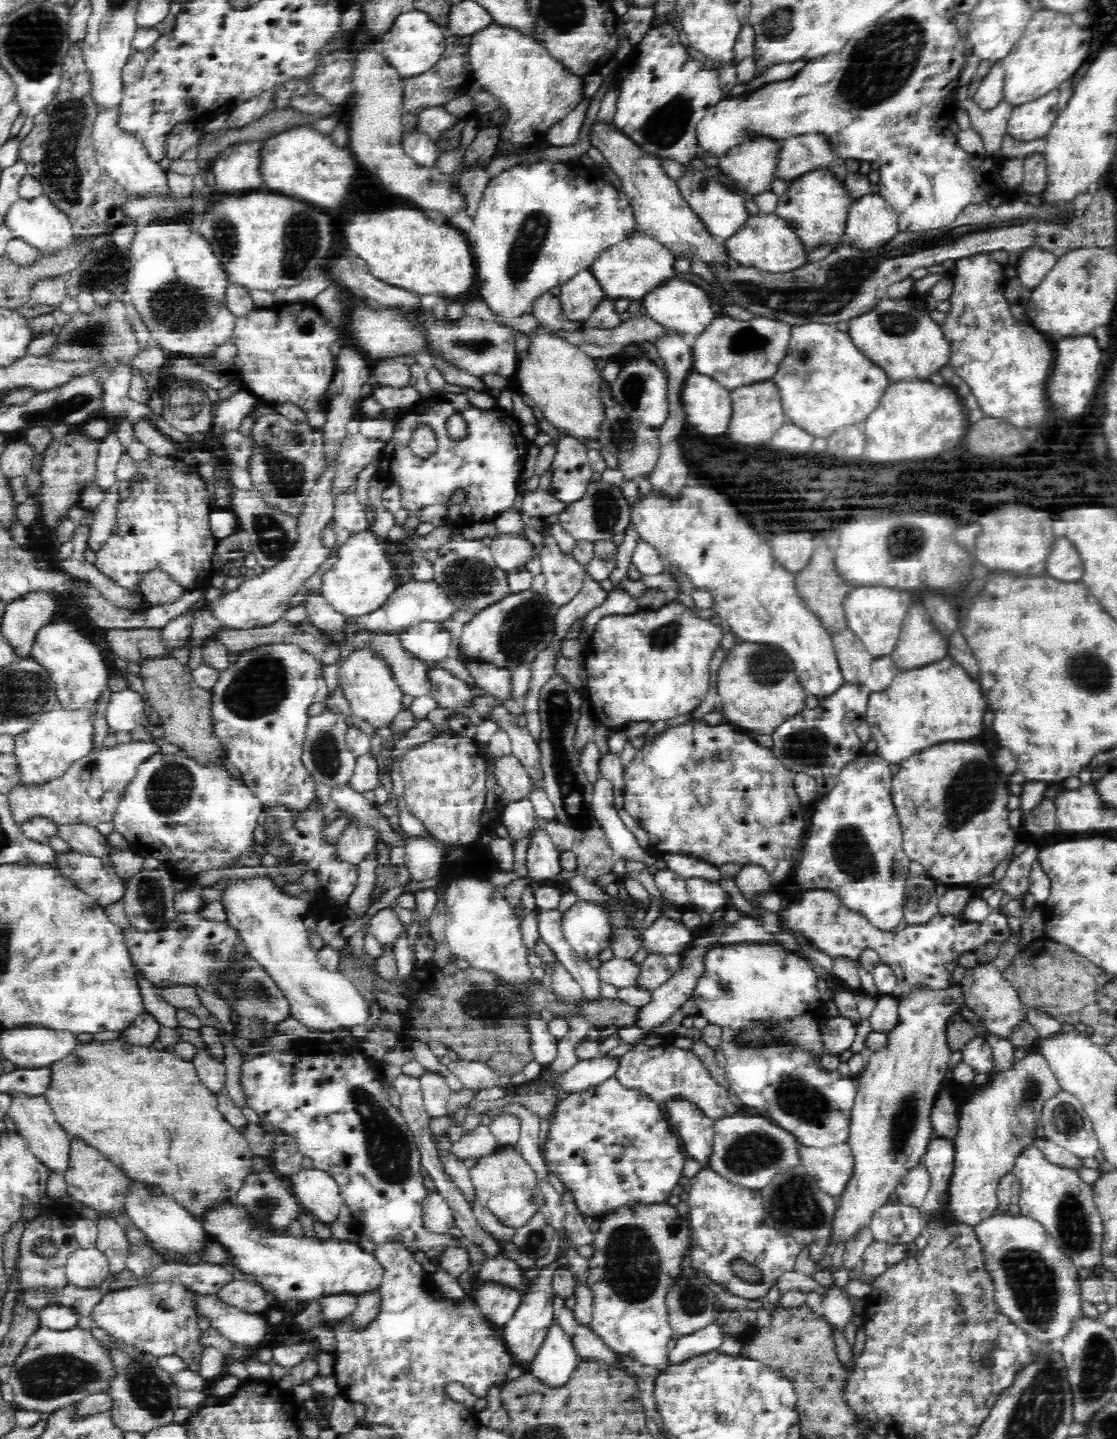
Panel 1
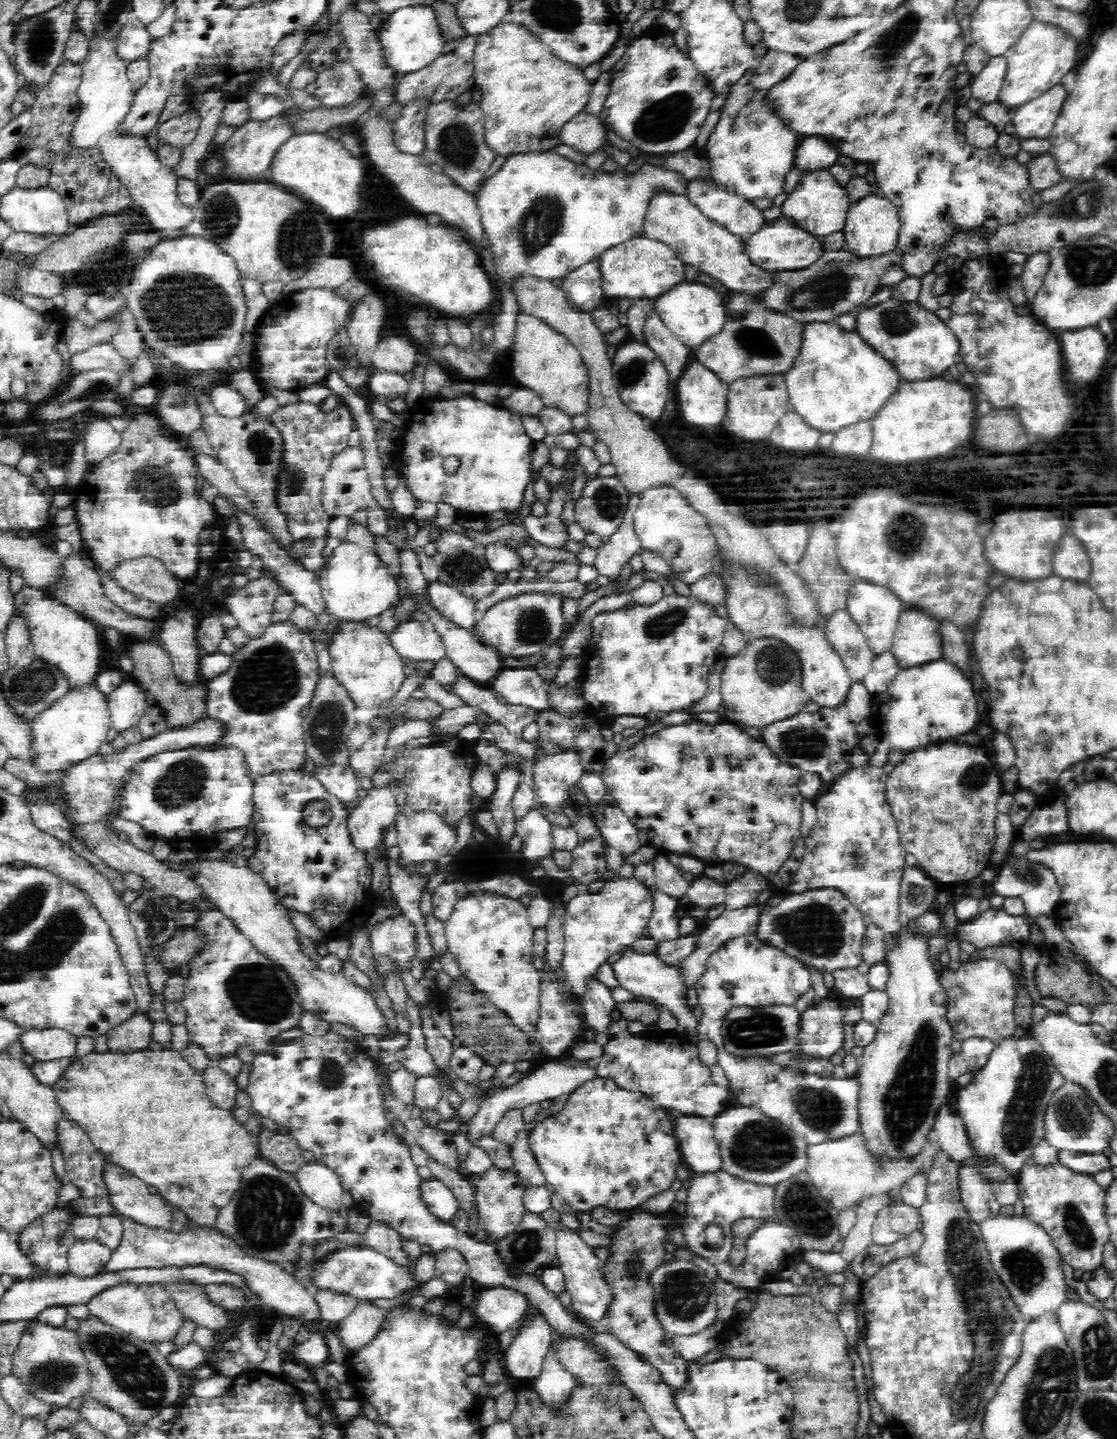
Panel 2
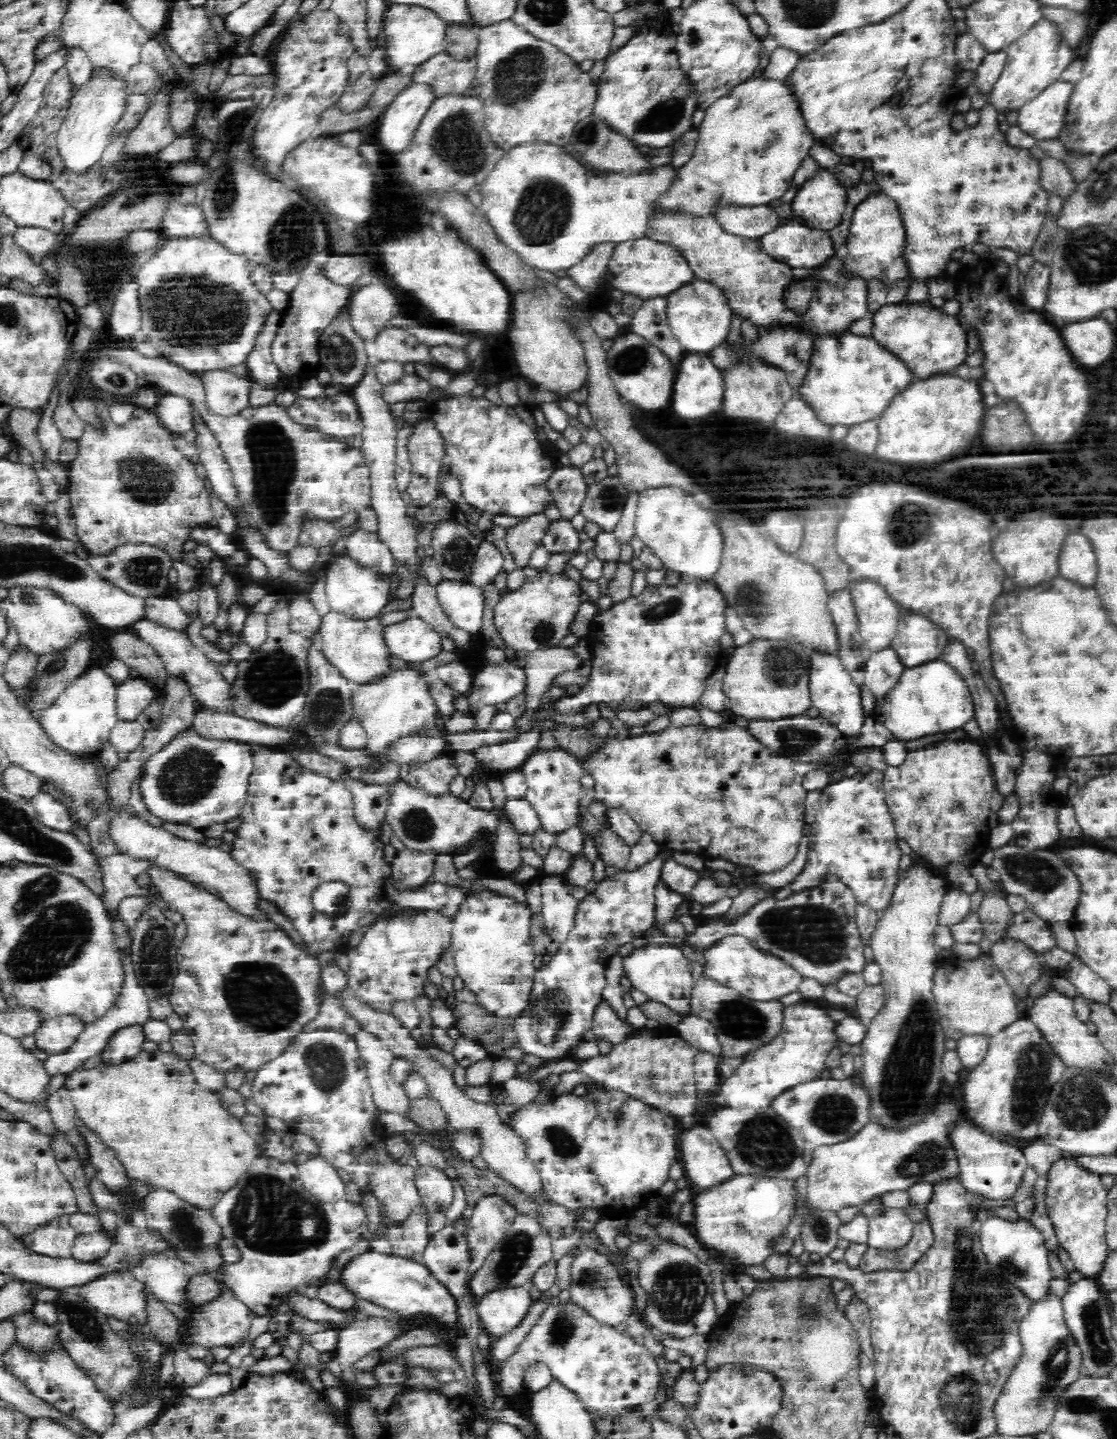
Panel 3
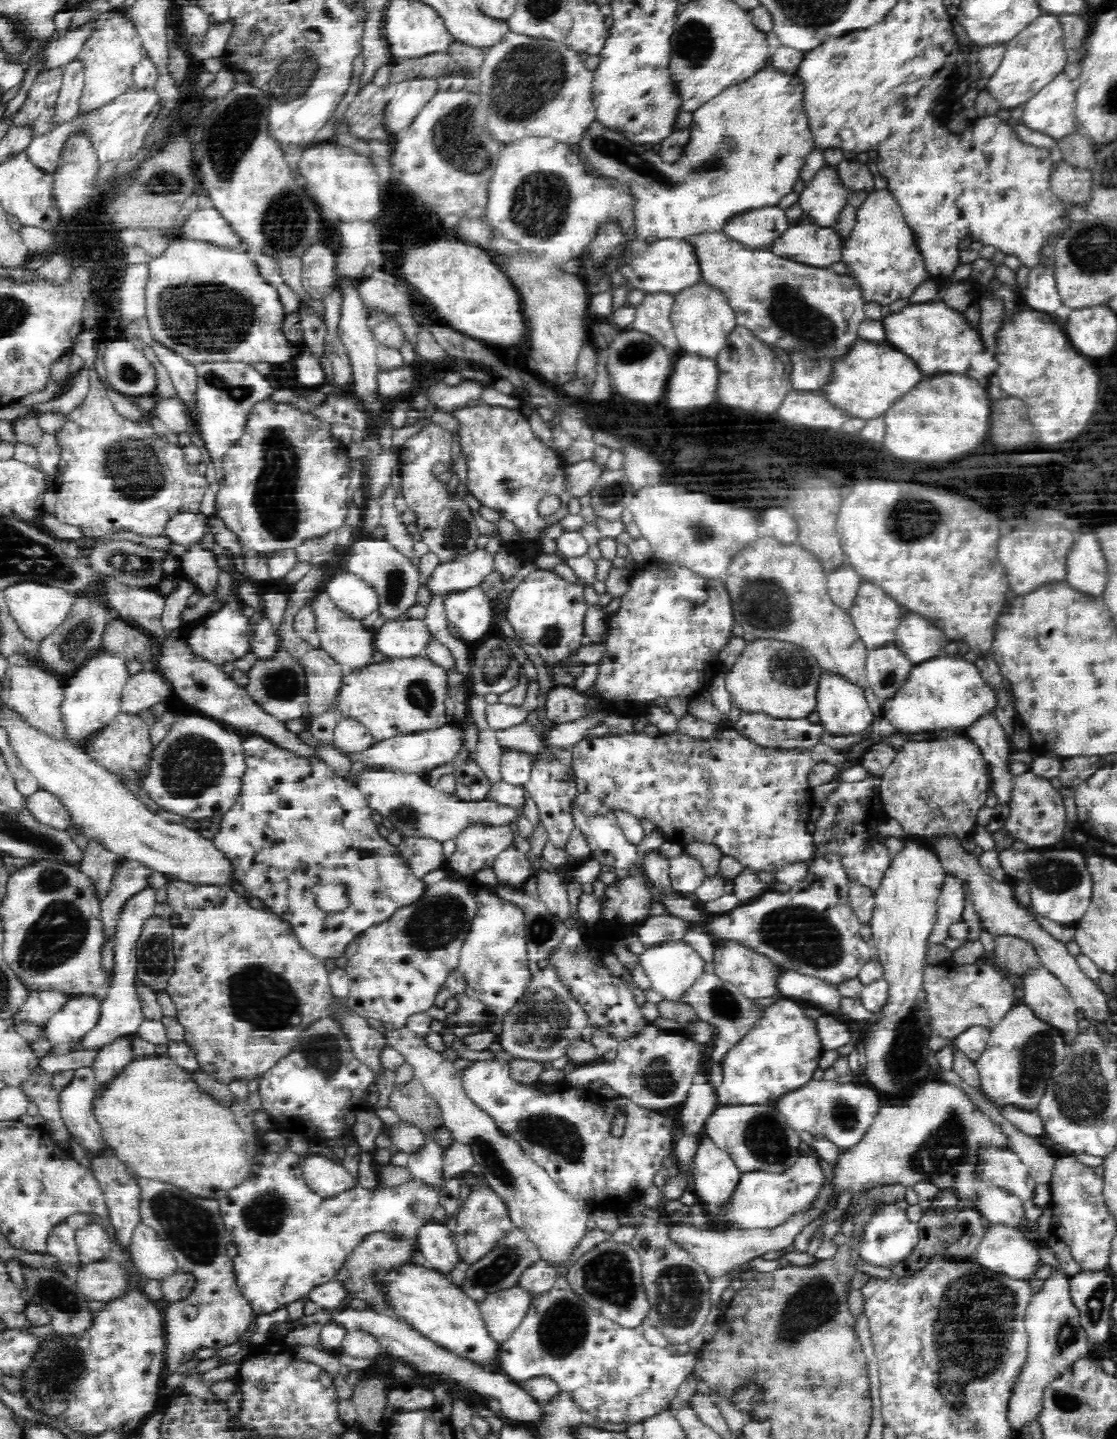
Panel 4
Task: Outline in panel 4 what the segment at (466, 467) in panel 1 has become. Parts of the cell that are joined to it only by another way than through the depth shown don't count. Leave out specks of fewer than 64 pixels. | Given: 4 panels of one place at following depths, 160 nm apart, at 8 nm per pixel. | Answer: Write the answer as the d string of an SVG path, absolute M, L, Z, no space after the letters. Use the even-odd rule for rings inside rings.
M481 399L474 400L464 408L452 412L458 420L458 430L456 433L467 465L466 487L480 503L508 520L514 529L518 531L516 544L505 546L505 550L520 564L527 561L535 561L542 553L542 539L545 538L545 531L554 524L559 524L569 514L568 500L570 493L566 491L566 473L563 459L561 459L554 449L542 442L530 428L527 418L521 413L519 408L509 409L504 406L490 406L484 404ZM553 494L558 496L561 505L554 514L542 517L538 514L538 505L544 496Z

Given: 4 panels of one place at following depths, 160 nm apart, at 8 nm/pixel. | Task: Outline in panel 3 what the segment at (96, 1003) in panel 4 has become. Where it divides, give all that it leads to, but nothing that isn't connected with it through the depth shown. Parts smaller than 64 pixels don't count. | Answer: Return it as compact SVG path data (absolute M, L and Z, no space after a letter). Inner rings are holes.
M72 1014L46 1018L33 1034L36 1047L49 1056L66 1052L84 1031L85 1026L84 1018Z

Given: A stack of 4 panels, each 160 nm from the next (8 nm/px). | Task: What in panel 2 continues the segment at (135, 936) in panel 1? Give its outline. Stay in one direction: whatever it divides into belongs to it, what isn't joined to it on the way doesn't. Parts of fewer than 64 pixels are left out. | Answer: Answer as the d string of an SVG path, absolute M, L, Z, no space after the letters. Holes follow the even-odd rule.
M178 928L172 940L164 944L164 954L158 959L170 969L170 974L177 974L178 966L186 965L191 956L199 951L202 943L201 936L197 936L195 928Z

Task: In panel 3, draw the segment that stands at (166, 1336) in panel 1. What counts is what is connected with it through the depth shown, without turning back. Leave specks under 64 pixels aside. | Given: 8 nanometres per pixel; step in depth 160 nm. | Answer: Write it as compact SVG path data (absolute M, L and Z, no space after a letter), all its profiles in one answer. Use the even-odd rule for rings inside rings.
M125 1269L116 1270L116 1272L102 1273L94 1280L86 1281L79 1289L80 1295L90 1303L94 1305L94 1308L98 1309L98 1312L108 1316L111 1315L118 1320L128 1322L132 1321L132 1325L140 1323L140 1325L146 1324L145 1322L145 1310L143 1295L144 1283L134 1278L133 1274Z

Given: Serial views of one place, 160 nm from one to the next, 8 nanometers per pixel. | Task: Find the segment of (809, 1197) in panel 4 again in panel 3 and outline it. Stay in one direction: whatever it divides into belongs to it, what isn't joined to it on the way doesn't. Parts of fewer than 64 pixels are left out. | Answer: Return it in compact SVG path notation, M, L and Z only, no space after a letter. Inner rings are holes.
M735 1174L724 1184L710 1188L702 1194L694 1193L692 1200L694 1217L689 1226L696 1238L702 1242L702 1245L711 1251L718 1251L724 1257L730 1259L732 1273L738 1273L743 1267L758 1266L762 1267L762 1261L771 1252L771 1240L778 1236L793 1215L798 1204L798 1187L796 1179L781 1179L778 1177L768 1177L762 1175L740 1175Z

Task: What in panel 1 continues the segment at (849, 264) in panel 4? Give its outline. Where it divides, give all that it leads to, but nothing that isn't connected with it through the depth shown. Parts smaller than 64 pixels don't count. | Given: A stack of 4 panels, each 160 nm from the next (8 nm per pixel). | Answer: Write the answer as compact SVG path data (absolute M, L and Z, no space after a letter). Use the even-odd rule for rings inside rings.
M878 192L855 199L849 206L840 244L872 250L892 240L899 232L894 207Z

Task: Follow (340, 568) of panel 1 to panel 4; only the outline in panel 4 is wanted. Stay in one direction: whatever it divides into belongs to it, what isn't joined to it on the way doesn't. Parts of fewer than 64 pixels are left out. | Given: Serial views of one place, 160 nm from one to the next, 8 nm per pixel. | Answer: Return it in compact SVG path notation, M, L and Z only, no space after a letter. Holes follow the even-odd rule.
M348 572L334 575L325 592L337 607L352 620L364 620L378 608L378 597L364 581Z

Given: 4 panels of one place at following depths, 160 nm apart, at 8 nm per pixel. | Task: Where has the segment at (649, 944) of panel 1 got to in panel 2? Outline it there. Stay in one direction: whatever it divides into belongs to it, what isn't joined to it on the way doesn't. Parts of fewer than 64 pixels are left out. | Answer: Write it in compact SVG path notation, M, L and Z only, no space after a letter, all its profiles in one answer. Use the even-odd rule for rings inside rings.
M662 891L653 892L653 911L648 920L648 936L656 942L674 940L679 937L679 916L676 910L682 901Z

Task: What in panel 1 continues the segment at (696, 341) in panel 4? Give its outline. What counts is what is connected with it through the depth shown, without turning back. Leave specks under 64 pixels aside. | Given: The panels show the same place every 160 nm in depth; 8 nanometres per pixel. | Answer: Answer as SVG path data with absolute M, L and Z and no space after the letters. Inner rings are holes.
M668 280L666 284L654 288L652 292L642 298L642 304L646 314L657 322L663 330L672 331L679 335L690 334L690 336L700 336L706 330L706 326L710 326L716 318L716 312L712 308L712 294L708 294L706 290L694 286L684 280Z

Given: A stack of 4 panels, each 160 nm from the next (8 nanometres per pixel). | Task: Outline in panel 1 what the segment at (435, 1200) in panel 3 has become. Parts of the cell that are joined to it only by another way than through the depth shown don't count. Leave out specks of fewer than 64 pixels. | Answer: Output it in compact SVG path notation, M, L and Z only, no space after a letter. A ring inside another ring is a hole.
M428 1191L422 1200L424 1227L430 1231L450 1231L455 1224L450 1205L438 1191Z

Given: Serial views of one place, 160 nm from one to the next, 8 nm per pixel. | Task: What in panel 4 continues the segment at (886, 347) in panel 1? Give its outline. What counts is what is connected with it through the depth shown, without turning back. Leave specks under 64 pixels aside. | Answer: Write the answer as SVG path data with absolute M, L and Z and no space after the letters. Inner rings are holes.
M934 300L928 303L907 305L902 311L889 314L882 321L884 321L884 329L886 329L885 342L912 357L918 367L922 369L922 376L924 376L924 372L926 374L942 374L942 372L964 374L970 368L972 356L986 352L984 340L980 335L980 327L974 328L974 326L970 326L962 312L949 308L942 301Z

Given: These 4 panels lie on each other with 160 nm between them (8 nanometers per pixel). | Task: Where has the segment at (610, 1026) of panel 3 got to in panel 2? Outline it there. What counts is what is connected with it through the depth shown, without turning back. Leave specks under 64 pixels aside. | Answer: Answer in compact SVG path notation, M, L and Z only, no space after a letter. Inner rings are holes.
M596 977L589 985L589 992L583 999L585 1027L596 1032L610 1032L612 1012L617 1009L611 990L600 983Z

